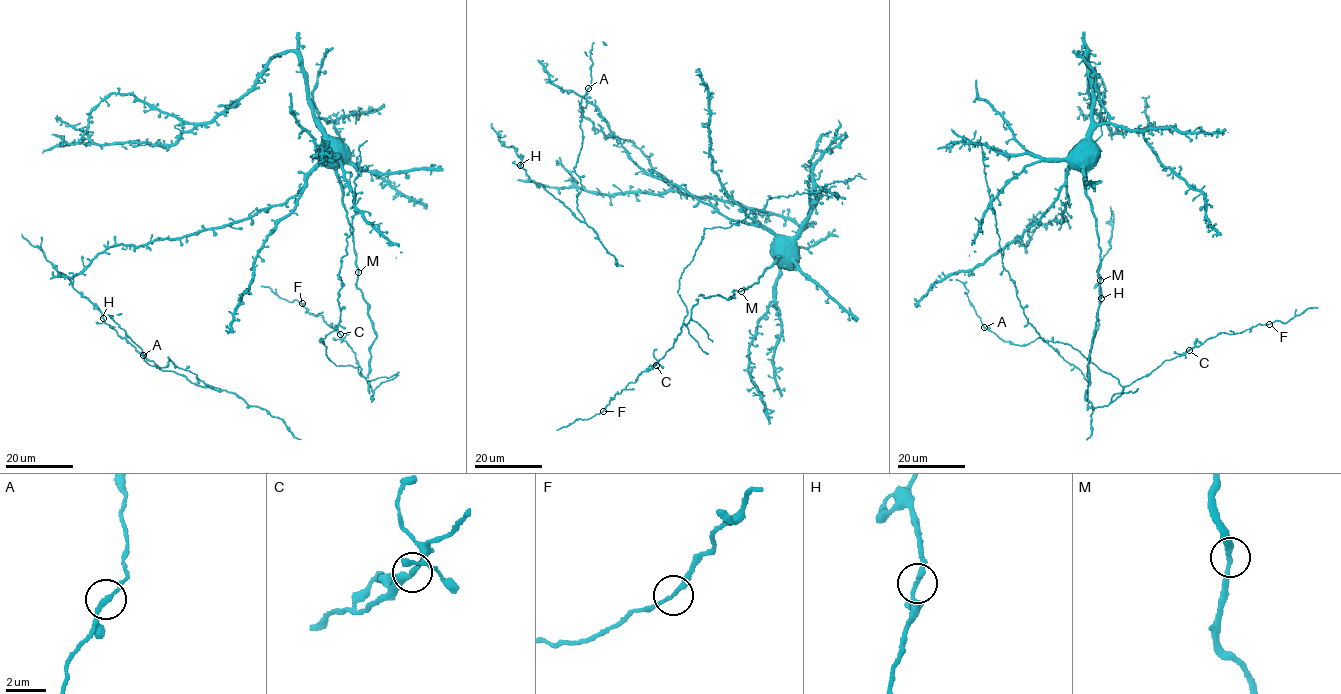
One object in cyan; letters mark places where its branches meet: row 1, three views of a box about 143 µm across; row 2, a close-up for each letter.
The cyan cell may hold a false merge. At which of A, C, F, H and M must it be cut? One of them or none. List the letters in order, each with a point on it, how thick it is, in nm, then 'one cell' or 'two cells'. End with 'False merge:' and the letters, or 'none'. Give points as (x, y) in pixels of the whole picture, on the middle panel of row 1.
A: at (588, 88); 240 nm thick; one cell
C: at (656, 365); 260 nm thick; one cell
F: at (603, 411); 200 nm thick; one cell
H: at (520, 165); 240 nm thick; one cell
M: at (741, 291); 240 nm thick; one cell
False merge: none

